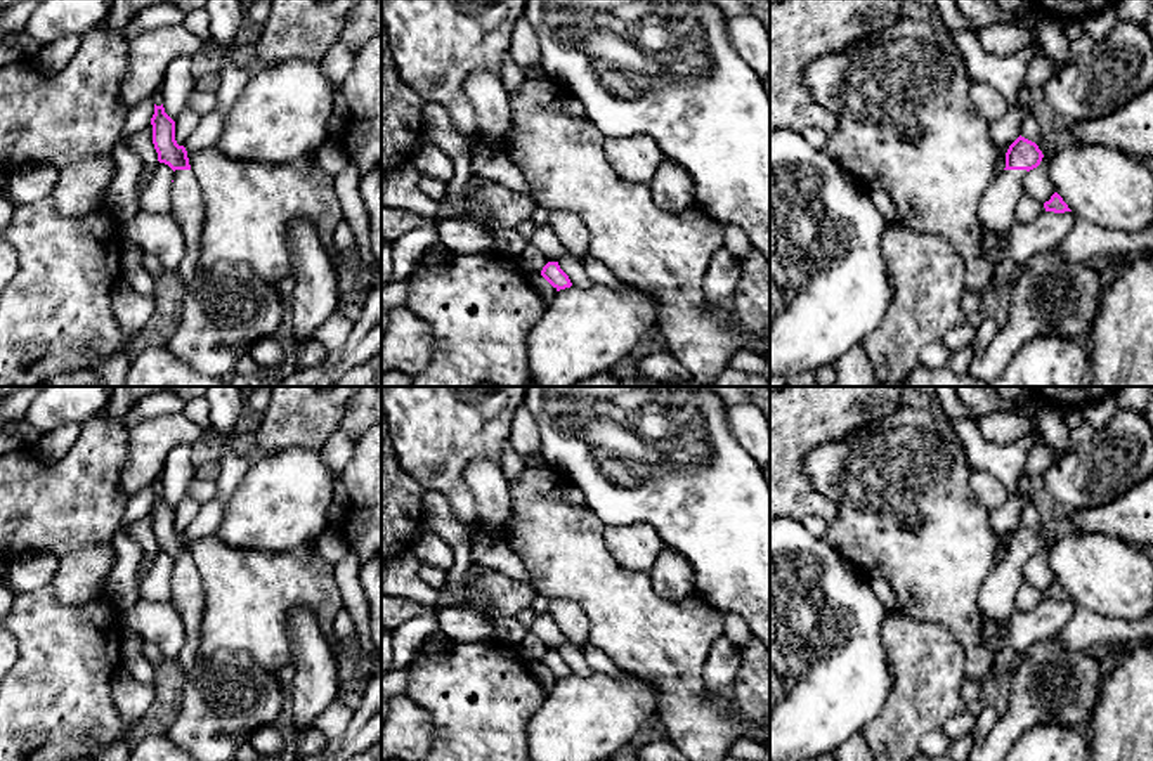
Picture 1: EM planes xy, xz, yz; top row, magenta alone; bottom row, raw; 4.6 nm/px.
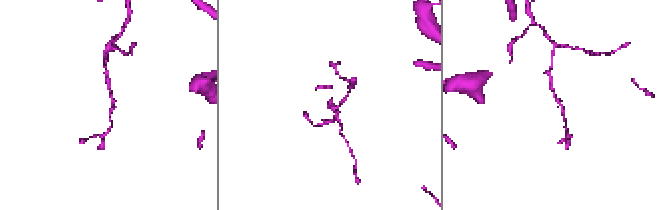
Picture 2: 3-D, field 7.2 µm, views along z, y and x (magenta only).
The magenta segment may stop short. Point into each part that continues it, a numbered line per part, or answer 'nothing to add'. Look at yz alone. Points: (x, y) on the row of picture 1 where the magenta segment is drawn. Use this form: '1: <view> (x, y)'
1: yz (996, 210)

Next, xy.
1: xy (188, 208)

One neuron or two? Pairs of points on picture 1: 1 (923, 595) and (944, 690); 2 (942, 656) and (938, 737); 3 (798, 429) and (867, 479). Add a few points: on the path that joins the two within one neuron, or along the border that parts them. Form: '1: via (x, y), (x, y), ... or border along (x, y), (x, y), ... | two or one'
1: border along (897, 611), (944, 626), (961, 647) | two
2: border along (942, 728), (931, 728), (918, 742) | two
3: border along (857, 429), (805, 458), (812, 486) | two

